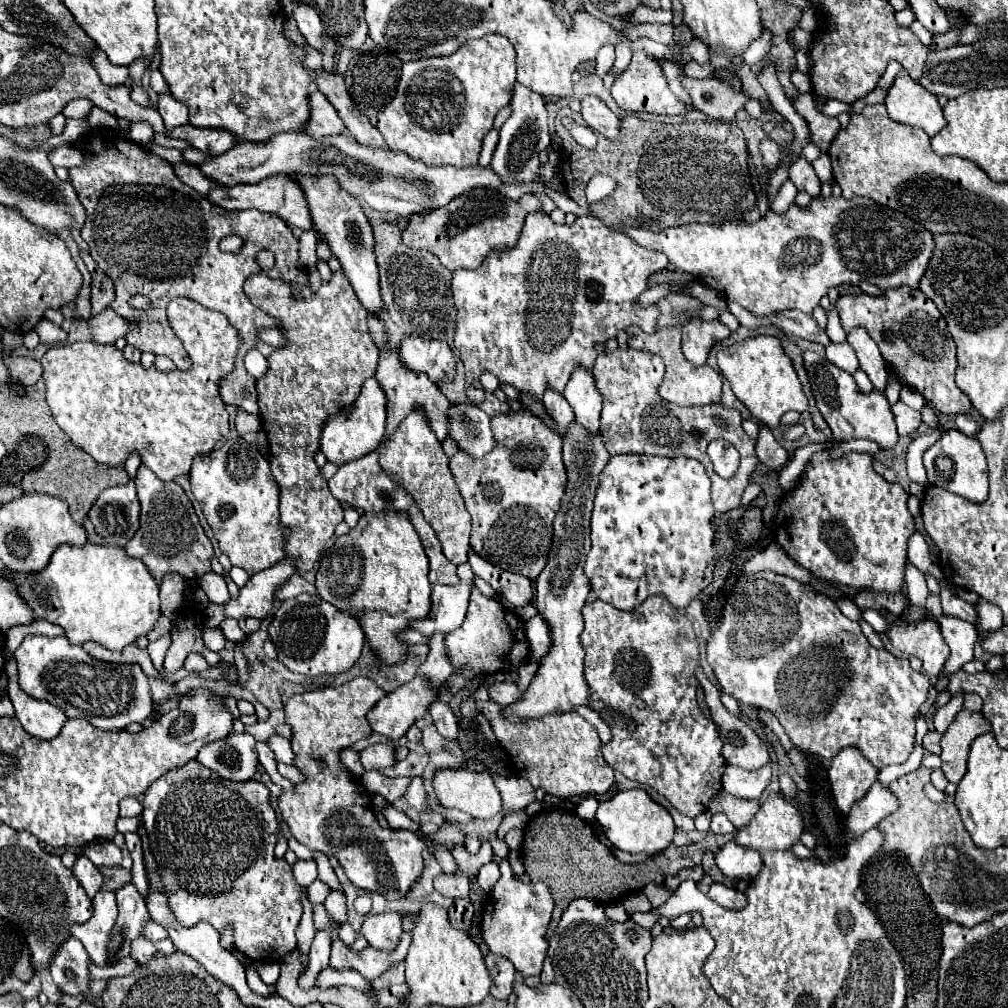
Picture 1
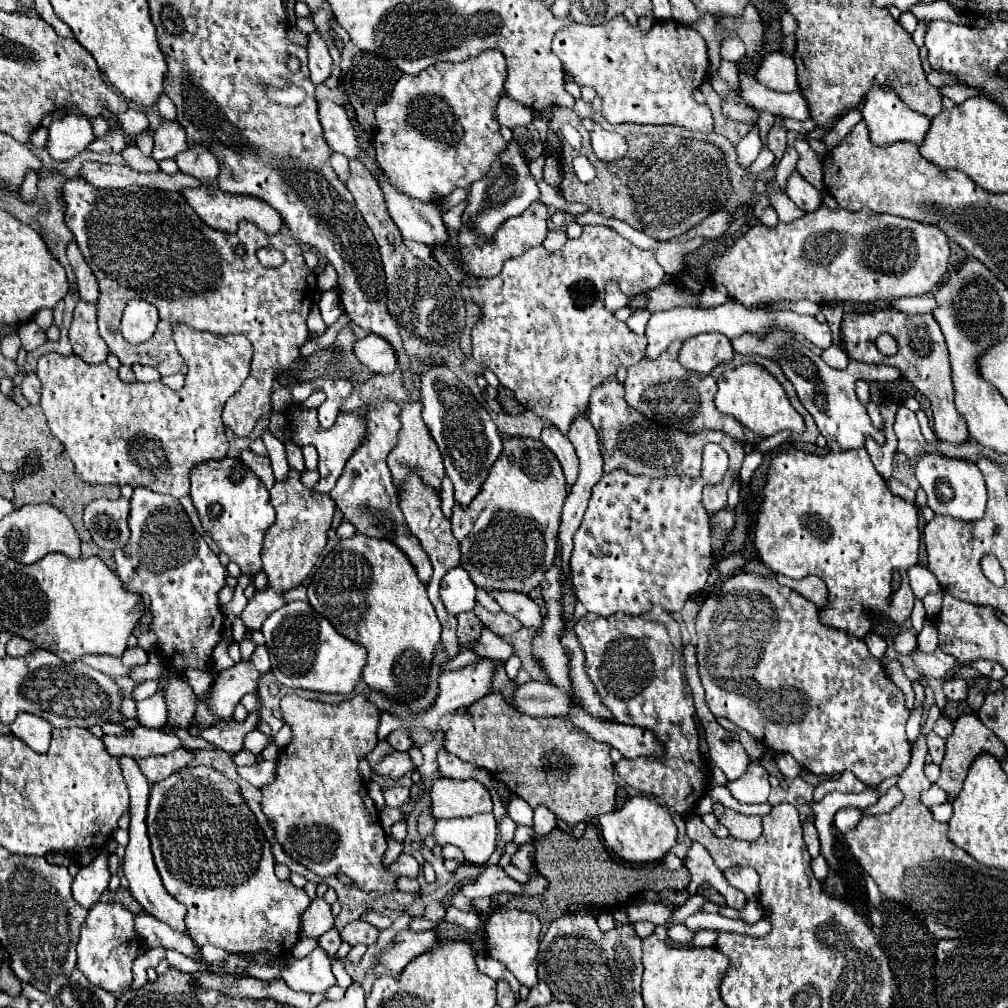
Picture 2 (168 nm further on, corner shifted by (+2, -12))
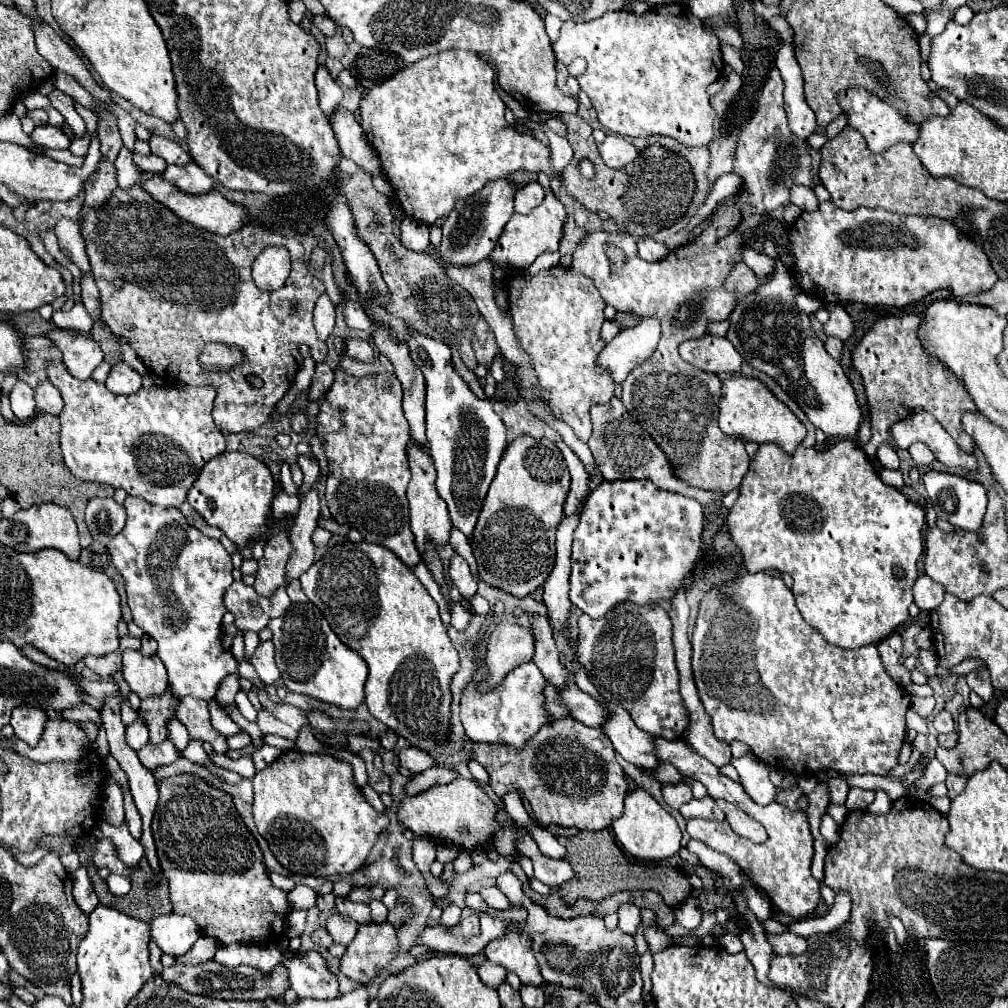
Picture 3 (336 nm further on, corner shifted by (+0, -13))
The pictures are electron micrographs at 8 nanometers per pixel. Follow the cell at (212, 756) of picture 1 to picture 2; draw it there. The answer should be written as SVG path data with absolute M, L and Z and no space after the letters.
M241 750L241 752L233 754L233 762L235 762L237 766L253 766L253 764L257 762L257 756L251 754L249 750Z

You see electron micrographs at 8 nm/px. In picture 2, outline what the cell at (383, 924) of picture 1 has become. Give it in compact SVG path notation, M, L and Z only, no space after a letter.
M355 920L355 922L349 922L345 924L345 928L341 930L341 940L355 946L355 944L365 944L365 946L371 946L377 942L377 934L379 930L363 920Z

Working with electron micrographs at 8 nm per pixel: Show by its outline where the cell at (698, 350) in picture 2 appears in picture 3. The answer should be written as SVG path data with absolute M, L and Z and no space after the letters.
M703 335L699 339L681 343L679 355L693 367L707 373L737 373L743 363L743 357L737 353L727 337L713 335Z

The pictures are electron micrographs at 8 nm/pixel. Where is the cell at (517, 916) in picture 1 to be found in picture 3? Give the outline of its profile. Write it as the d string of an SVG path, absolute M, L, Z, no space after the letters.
M511 927L505 937L491 941L485 947L485 955L489 961L503 965L507 971L515 973L523 985L541 985L541 973L531 949L531 939L525 933L519 933Z

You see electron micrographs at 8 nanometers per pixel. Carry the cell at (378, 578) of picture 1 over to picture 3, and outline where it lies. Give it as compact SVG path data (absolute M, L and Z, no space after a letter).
M337 543L317 563L301 575L303 593L321 609L335 635L353 651L357 651L369 665L365 683L365 703L373 717L391 727L419 749L433 749L447 739L451 719L451 691L449 683L459 669L459 655L449 641L447 629L439 617L439 607L427 593L415 573L397 559L397 555L377 543Z

